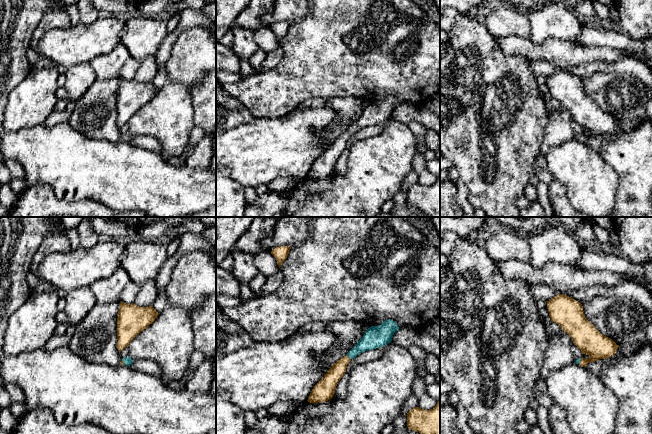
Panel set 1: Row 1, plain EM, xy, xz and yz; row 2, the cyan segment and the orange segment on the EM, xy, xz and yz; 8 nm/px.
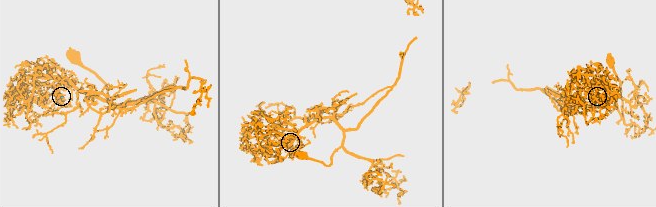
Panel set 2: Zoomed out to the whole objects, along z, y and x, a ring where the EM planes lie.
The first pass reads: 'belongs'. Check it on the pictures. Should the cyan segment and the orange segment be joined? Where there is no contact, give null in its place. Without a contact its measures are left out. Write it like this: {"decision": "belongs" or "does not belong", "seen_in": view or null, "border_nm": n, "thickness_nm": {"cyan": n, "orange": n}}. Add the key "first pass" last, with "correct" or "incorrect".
{"decision": "belongs", "seen_in": "xz", "border_nm": 60, "thickness_nm": {"cyan": 170, "orange": 130}, "first pass": "correct"}

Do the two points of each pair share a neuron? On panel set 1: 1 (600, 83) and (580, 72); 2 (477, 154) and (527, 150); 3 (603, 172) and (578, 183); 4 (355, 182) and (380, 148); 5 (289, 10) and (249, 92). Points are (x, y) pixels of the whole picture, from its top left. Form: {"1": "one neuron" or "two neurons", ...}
{"1": "two neurons", "2": "one neuron", "3": "one neuron", "4": "one neuron", "5": "two neurons"}

